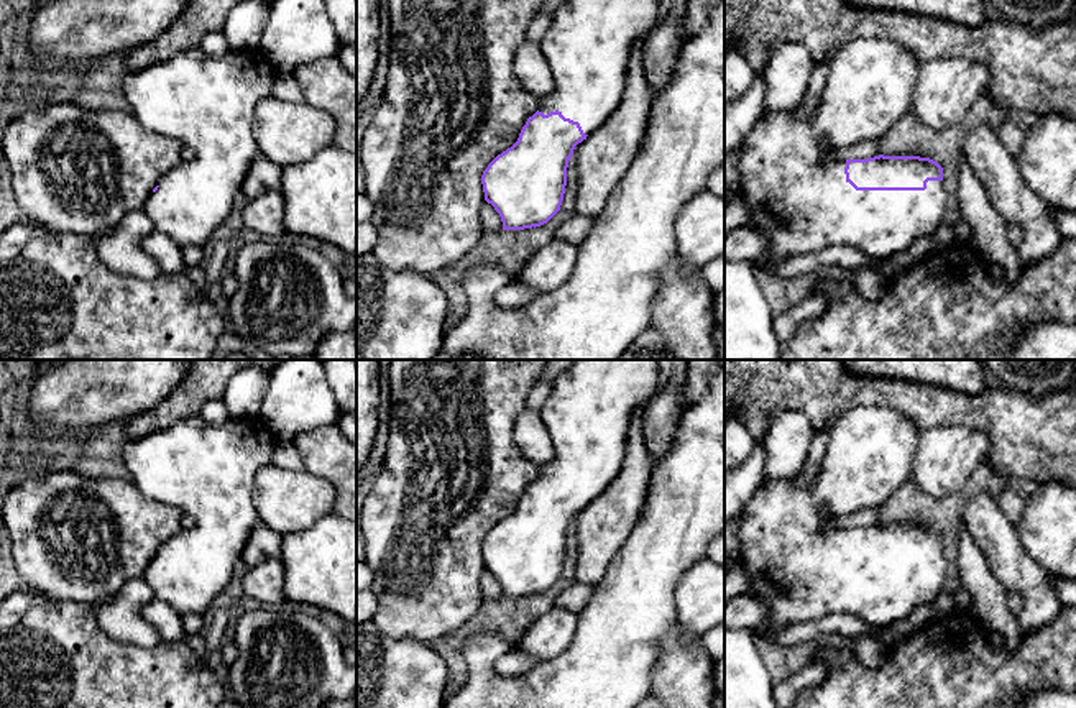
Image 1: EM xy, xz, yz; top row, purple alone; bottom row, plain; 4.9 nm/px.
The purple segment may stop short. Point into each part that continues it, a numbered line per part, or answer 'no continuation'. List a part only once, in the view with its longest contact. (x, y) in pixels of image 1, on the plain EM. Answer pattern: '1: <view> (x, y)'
1: yz (792, 546)

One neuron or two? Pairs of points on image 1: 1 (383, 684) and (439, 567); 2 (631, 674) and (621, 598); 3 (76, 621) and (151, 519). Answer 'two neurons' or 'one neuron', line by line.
1: two neurons
2: one neuron
3: two neurons

